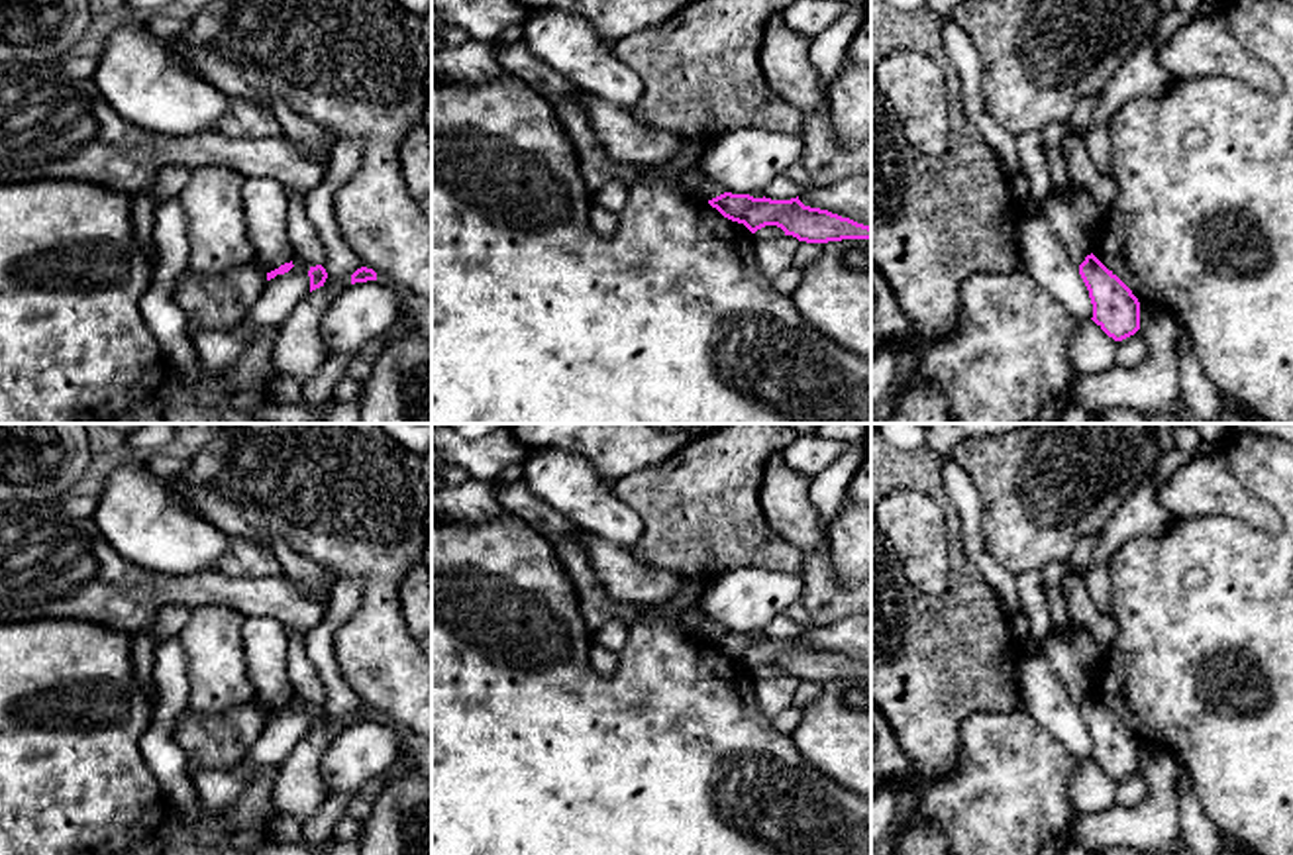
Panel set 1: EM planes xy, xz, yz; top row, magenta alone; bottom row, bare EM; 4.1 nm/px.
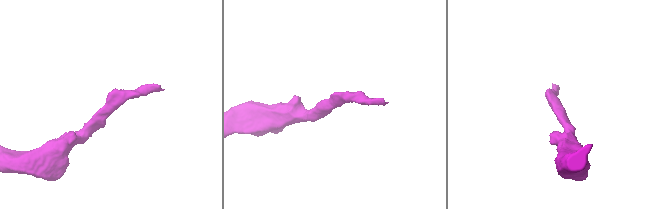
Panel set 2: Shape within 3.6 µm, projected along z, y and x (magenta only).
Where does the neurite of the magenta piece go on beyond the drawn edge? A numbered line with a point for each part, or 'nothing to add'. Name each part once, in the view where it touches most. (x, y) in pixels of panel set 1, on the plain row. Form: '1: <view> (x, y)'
nothing to add

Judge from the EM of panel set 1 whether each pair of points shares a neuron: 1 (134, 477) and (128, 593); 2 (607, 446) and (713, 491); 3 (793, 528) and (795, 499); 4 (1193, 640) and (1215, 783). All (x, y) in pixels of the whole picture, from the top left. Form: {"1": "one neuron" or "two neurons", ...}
{"1": "two neurons", "2": "two neurons", "3": "one neuron", "4": "one neuron"}

